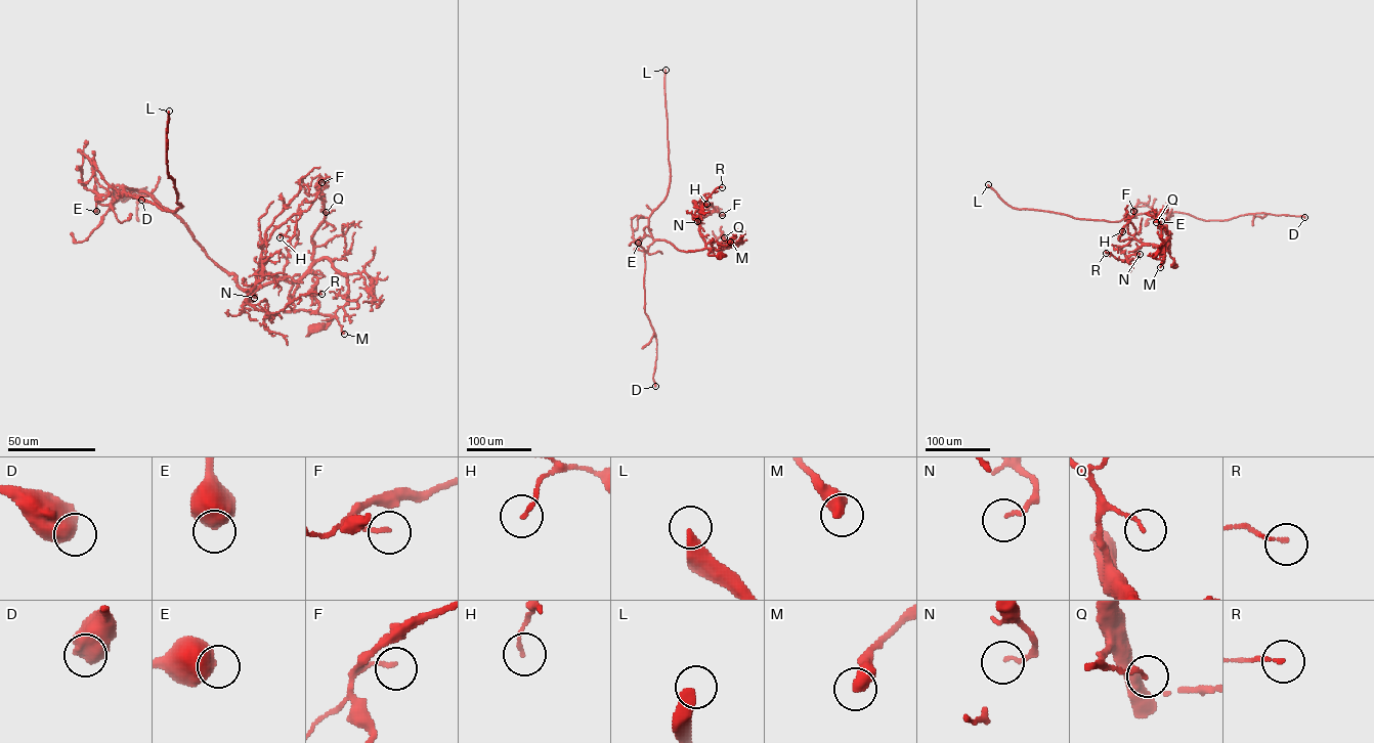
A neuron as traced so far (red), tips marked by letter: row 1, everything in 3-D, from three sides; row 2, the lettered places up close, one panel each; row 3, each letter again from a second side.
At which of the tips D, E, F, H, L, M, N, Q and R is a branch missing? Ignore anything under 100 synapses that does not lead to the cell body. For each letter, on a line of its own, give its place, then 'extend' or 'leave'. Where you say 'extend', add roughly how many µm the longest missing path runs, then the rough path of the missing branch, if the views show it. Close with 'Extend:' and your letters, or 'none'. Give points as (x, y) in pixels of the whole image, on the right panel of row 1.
D: at (1304, 217); leave
E: at (1161, 221); leave
F: at (1133, 211); leave
H: at (1122, 231); leave
L: at (988, 184); extend; about 250 µm are missing
M: at (1160, 267); leave
N: at (1140, 254); leave
Q: at (1156, 222); leave
R: at (1106, 253); leave
Extend: L

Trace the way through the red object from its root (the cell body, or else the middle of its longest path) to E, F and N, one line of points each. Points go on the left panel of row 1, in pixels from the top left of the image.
E: (313, 328), (332, 317), (284, 311), (292, 282), (242, 289), (187, 226), (145, 191), (97, 195), (96, 211)
F: (313, 328), (332, 317), (284, 311), (293, 282), (262, 271), (260, 257), (277, 227), (308, 209), (321, 182)
N: (313, 328), (327, 324), (332, 317), (303, 310), (284, 311), (292, 282), (259, 270), (249, 293), (254, 298)

